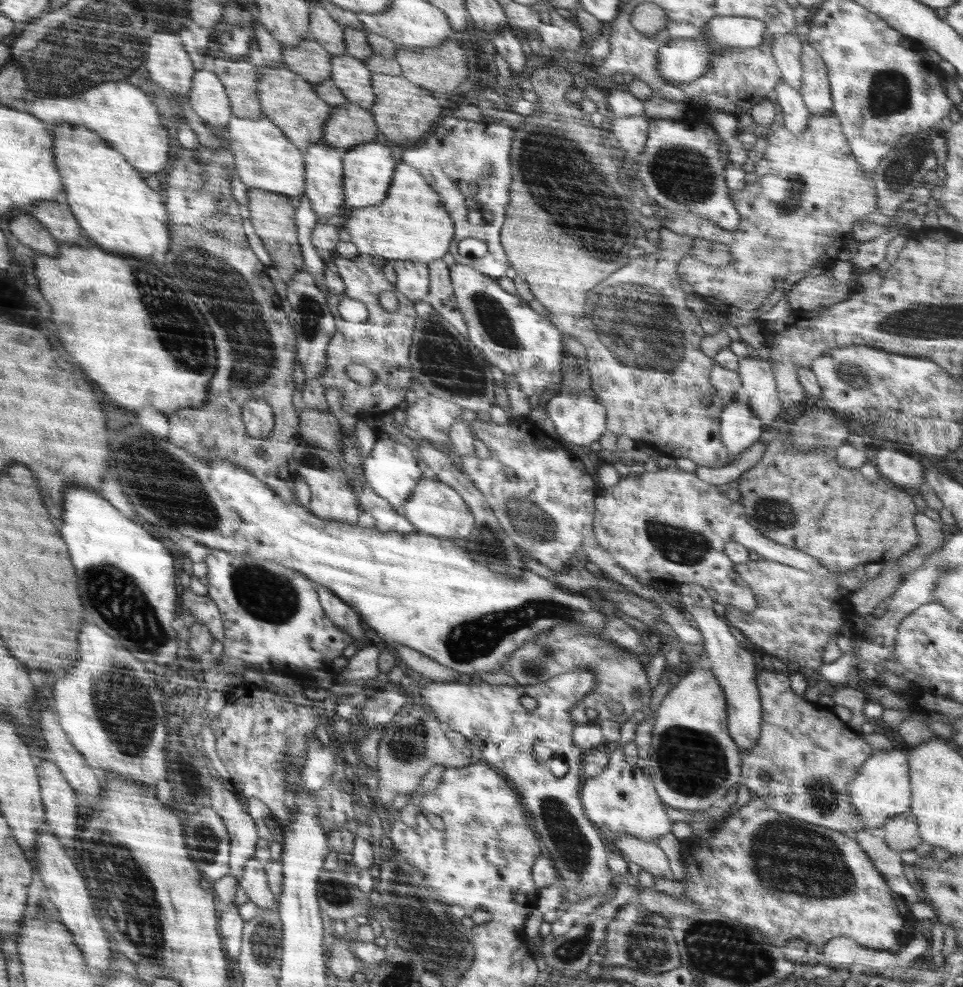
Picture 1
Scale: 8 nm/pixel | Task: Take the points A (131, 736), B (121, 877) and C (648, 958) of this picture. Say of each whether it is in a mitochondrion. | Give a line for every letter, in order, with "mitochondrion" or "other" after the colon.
A: mitochondrion
B: mitochondrion
C: mitochondrion

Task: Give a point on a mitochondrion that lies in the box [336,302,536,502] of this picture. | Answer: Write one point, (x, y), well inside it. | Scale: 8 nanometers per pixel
(441, 358)

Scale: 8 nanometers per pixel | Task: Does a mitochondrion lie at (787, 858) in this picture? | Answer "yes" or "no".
yes

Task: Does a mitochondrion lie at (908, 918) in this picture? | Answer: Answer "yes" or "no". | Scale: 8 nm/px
no

